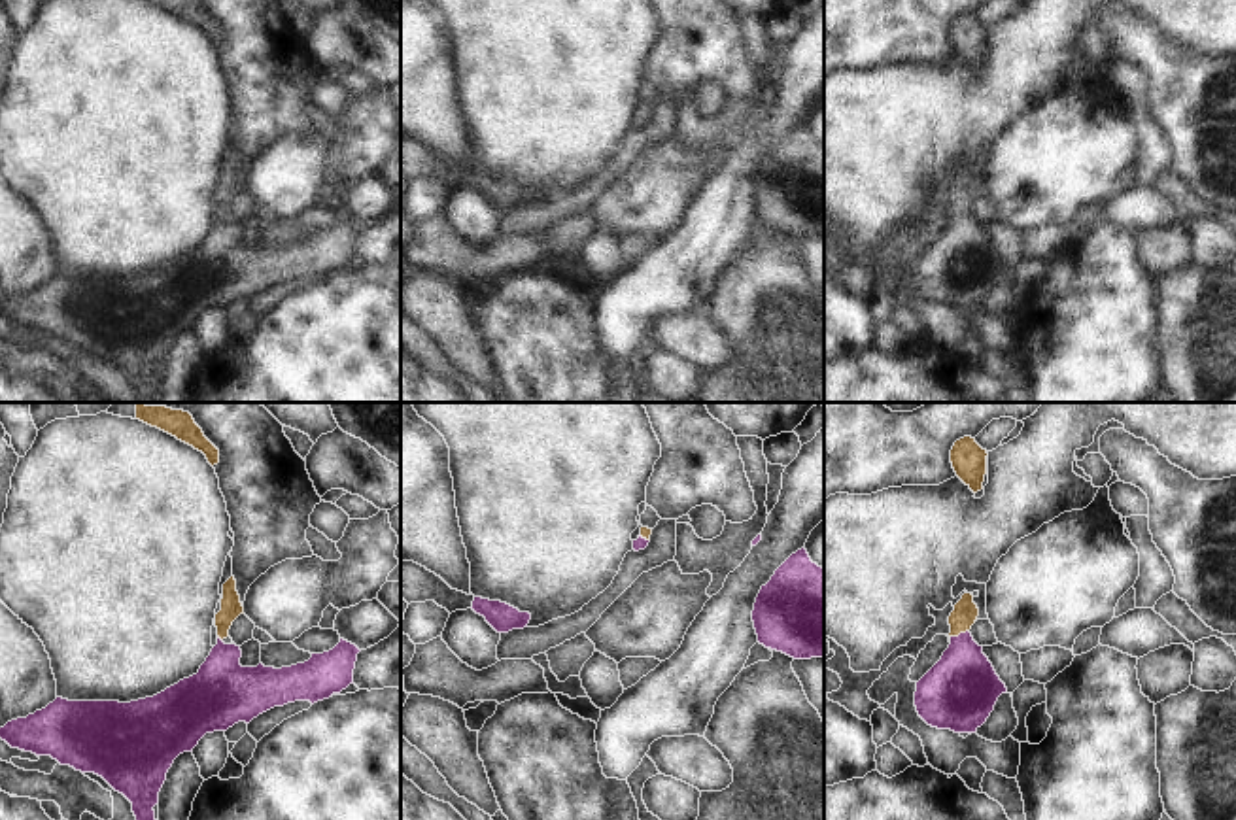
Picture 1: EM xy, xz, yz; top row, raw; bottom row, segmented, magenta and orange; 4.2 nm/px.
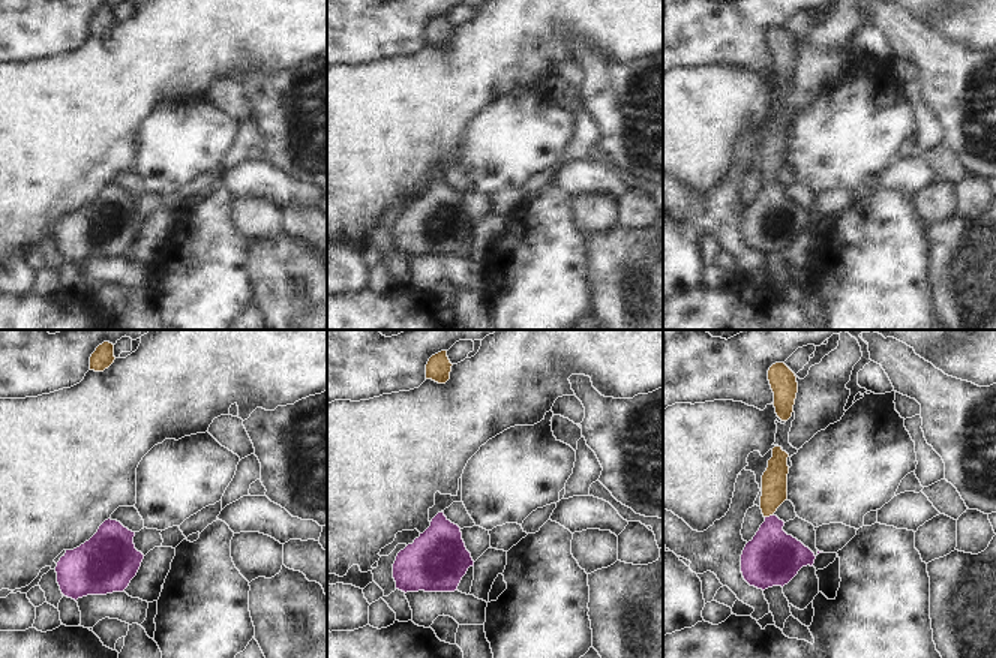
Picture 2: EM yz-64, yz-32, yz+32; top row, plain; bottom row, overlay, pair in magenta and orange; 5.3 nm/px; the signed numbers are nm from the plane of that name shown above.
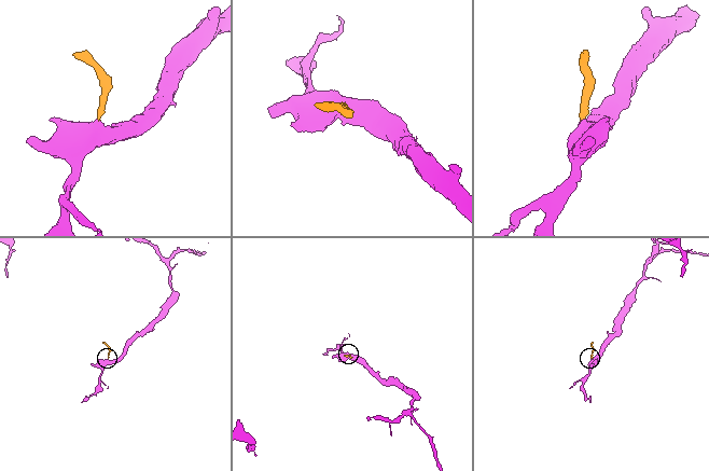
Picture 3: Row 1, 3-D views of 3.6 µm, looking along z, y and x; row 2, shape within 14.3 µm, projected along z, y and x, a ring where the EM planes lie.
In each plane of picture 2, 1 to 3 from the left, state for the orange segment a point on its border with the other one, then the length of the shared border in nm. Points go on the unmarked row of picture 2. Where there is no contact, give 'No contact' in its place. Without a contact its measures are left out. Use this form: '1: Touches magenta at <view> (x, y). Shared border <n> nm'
1: No contact
2: No contact
3: Touches magenta at yz+32 (770, 180). Shared border 50 nm.

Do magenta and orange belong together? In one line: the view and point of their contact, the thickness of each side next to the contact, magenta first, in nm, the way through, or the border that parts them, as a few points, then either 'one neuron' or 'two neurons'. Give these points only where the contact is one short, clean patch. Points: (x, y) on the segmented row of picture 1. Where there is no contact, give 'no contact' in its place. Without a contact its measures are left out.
meets magenta in yz at (961, 633); 320 nm thick on the magenta side, 110 nm on the other; runs through yz (959, 692), (961, 633), (964, 614); one neuron

